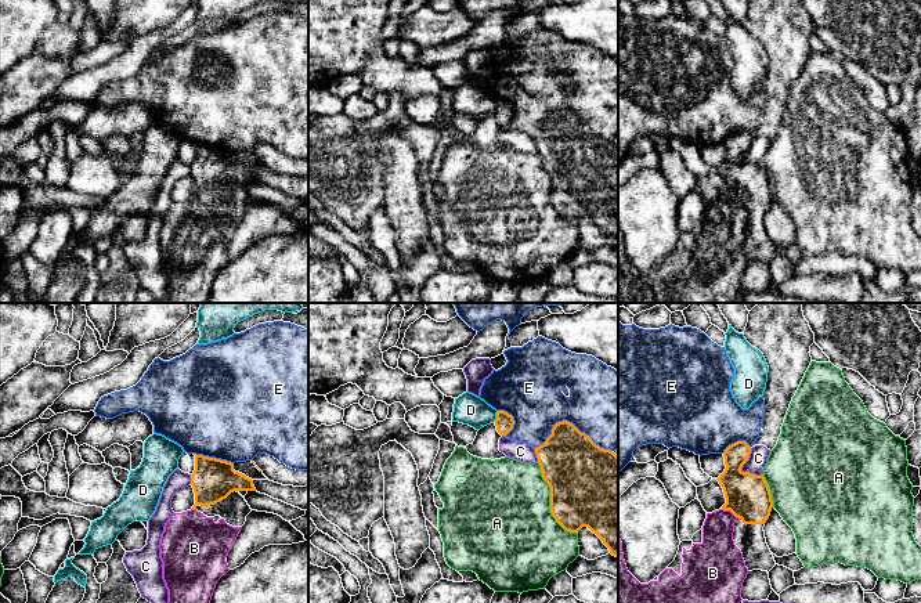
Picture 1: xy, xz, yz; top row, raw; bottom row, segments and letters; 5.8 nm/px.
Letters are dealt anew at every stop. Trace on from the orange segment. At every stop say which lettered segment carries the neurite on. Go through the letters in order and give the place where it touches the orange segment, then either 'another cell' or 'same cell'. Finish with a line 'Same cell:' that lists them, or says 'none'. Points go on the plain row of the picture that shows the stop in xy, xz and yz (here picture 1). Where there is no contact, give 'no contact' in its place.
A: xz (551, 192) | another cell
B: yz (732, 202) | same cell
C: yz (740, 159) | another cell
D: xz (497, 107) | another cell
E: xz (569, 112) | another cell
Same cell: B

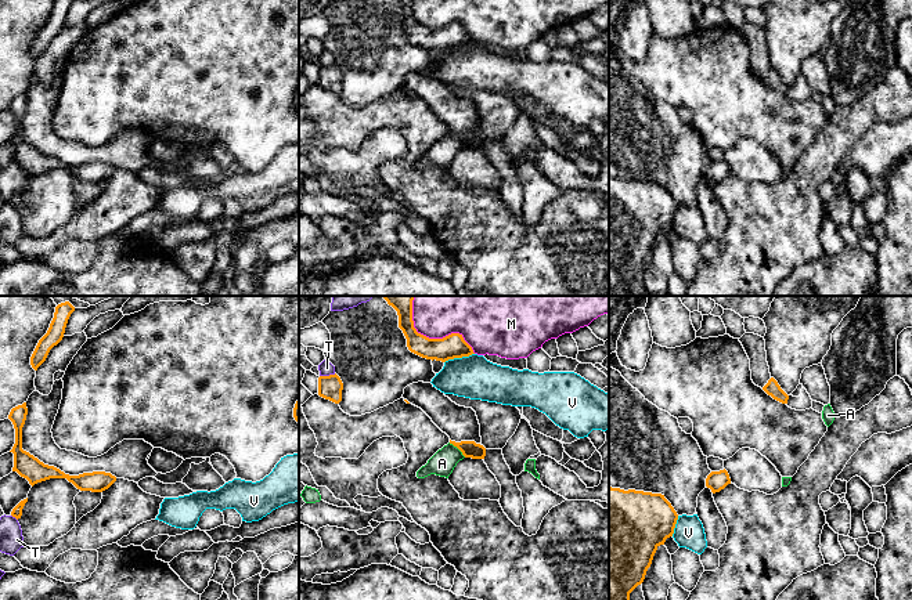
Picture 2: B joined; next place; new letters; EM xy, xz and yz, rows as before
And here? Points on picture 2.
A: xz (457, 137) | another cell
M: xz (438, 29) | another cell
T: xz (327, 67) | another cell
V: xz (458, 47) | another cell
Same cell: none

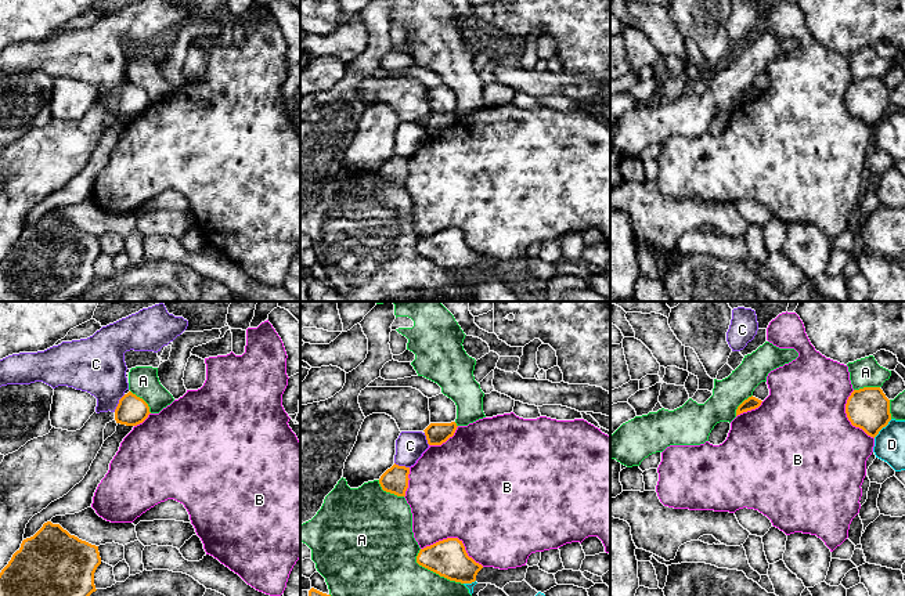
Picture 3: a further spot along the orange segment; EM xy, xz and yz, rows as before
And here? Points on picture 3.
A: xz (435, 262) | another cell
B: xz (455, 228) | another cell
C: xy (119, 93) | another cell
D: yz (882, 118) | another cell
Same cell: none

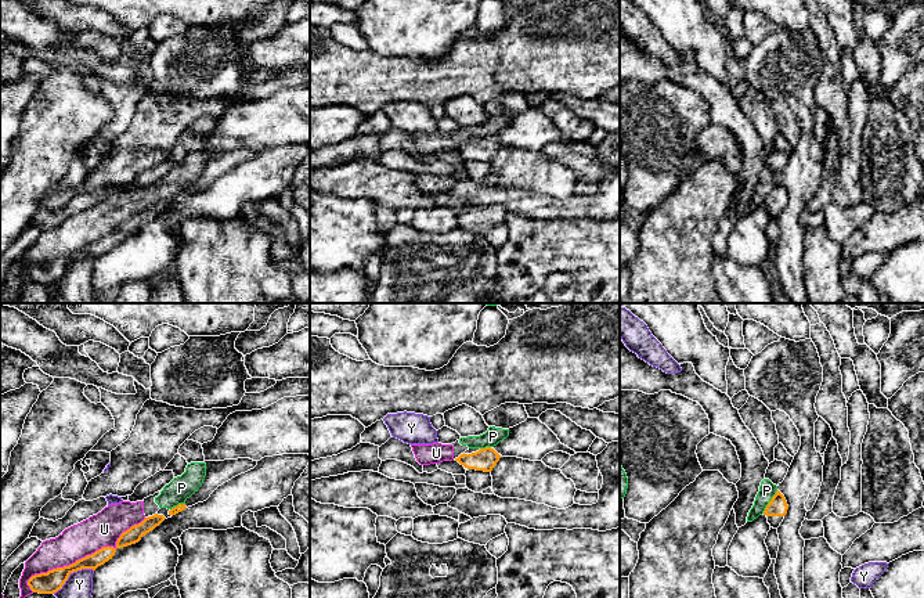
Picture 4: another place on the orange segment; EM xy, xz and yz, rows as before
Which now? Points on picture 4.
P: yz (769, 191) | another cell
U: xy (87, 245) | another cell
Y: xy (71, 262) | another cell
Same cell: none

